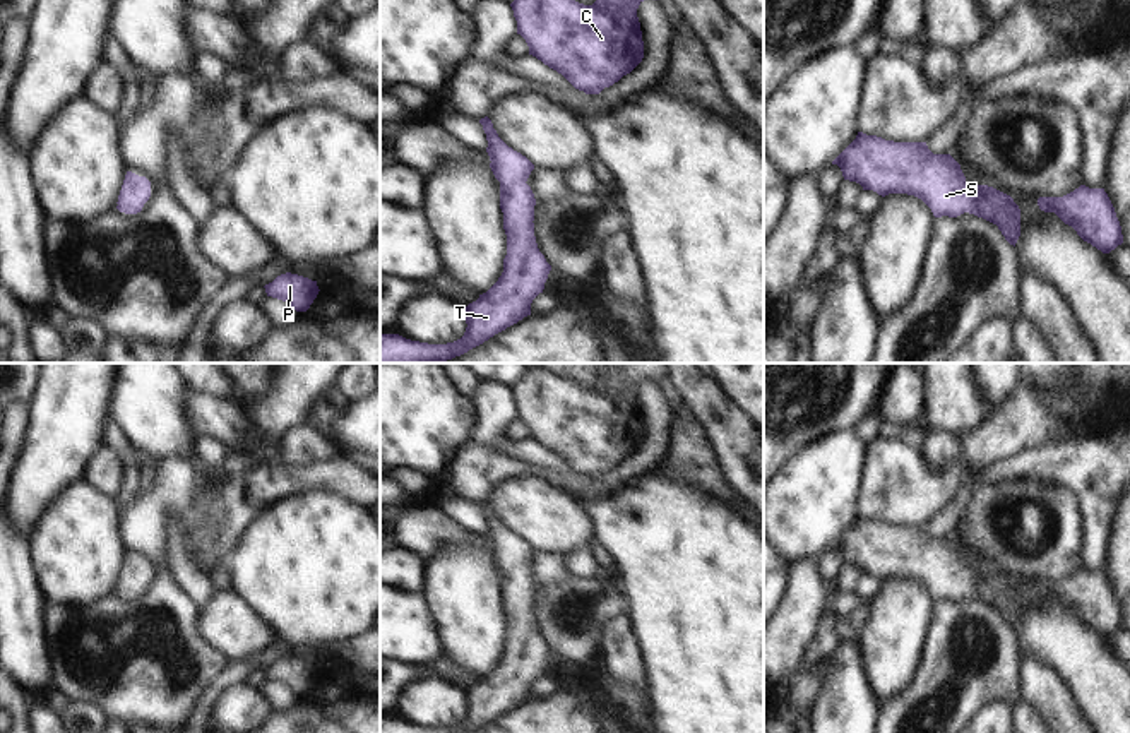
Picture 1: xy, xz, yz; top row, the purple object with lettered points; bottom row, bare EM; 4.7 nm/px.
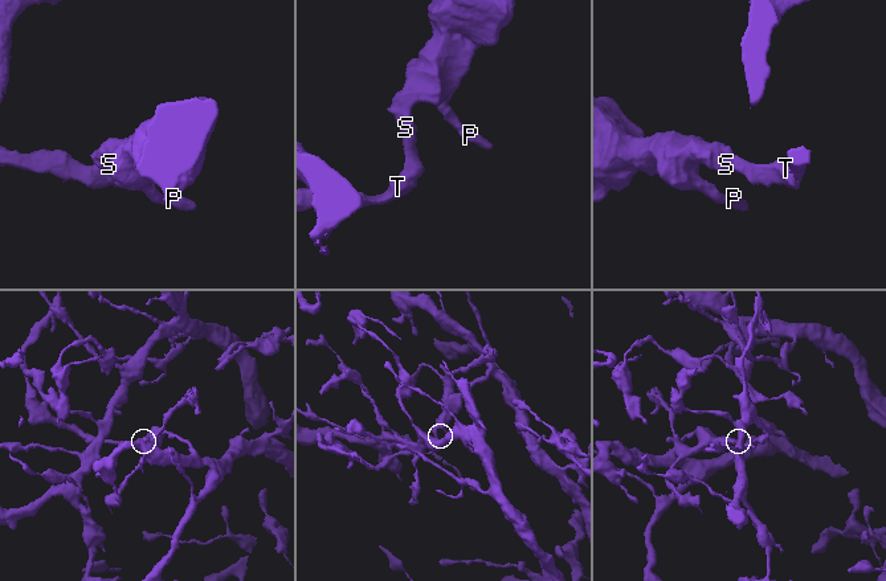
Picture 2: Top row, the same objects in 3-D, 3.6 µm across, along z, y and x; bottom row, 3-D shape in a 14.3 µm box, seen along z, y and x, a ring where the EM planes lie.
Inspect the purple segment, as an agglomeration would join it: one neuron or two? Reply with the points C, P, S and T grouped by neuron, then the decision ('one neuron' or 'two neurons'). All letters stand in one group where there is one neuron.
groups C P S T; one neuron

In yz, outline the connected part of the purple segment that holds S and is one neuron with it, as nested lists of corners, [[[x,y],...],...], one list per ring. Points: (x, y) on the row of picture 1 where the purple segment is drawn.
[[[858,132],[832,164],[863,190],[882,197],[914,195],[935,218],[974,214],[996,224],[1014,247],[1020,236],[1020,209],[1014,199],[988,185],[969,187],[960,164],[950,154],[933,154],[926,142],[894,142]]]

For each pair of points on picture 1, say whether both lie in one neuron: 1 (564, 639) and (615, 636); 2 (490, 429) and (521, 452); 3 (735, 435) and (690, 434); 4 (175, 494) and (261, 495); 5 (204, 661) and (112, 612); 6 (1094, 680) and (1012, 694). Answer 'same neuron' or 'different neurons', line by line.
1: different neurons
2: same neuron
3: different neurons
4: same neuron
5: same neuron
6: different neurons

